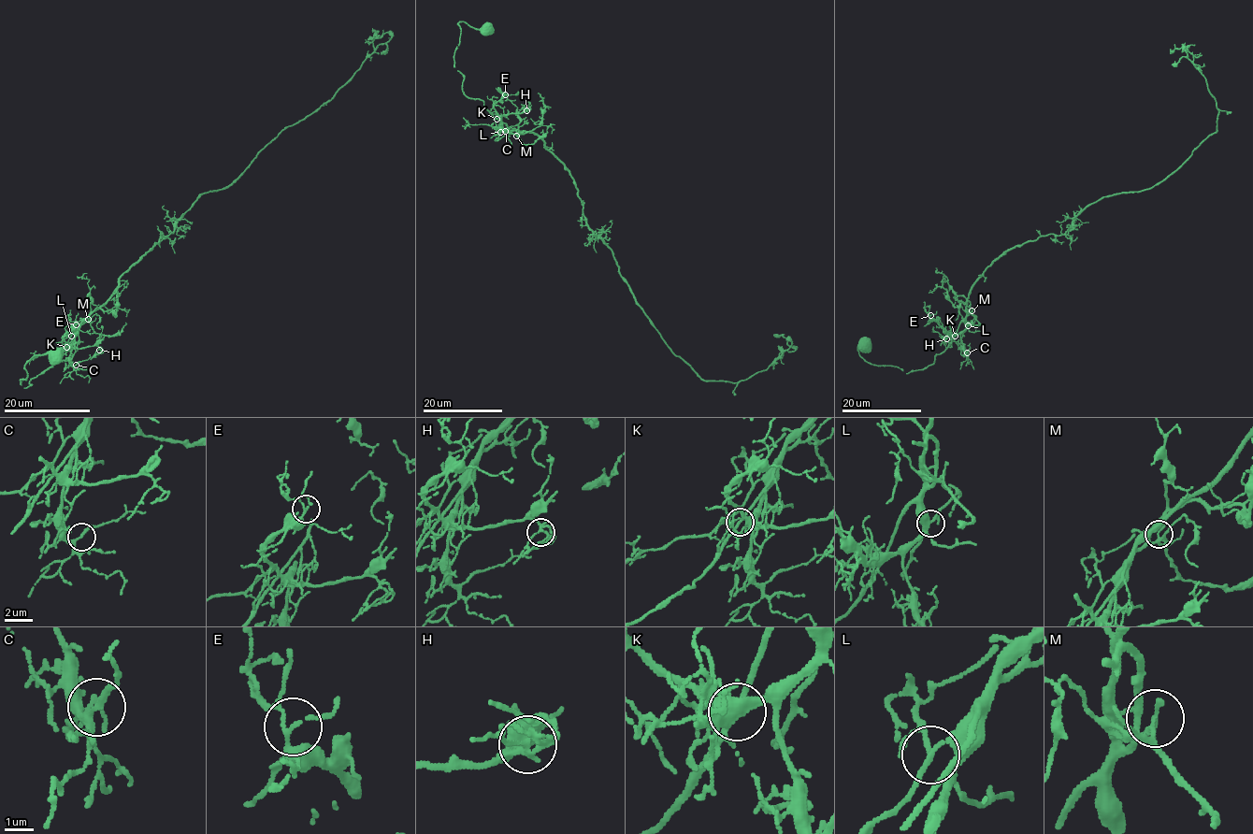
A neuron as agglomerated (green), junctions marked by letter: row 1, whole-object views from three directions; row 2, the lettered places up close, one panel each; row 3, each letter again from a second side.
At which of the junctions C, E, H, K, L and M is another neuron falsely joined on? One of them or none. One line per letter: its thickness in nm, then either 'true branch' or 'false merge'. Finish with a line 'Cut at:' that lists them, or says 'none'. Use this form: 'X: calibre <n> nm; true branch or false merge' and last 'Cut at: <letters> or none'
C: calibre 180 nm; true branch
E: calibre 110 nm; true branch
H: calibre 150 nm; true branch
K: calibre 140 nm; true branch
L: calibre 170 nm; true branch
M: calibre 130 nm; true branch
Cut at: none

